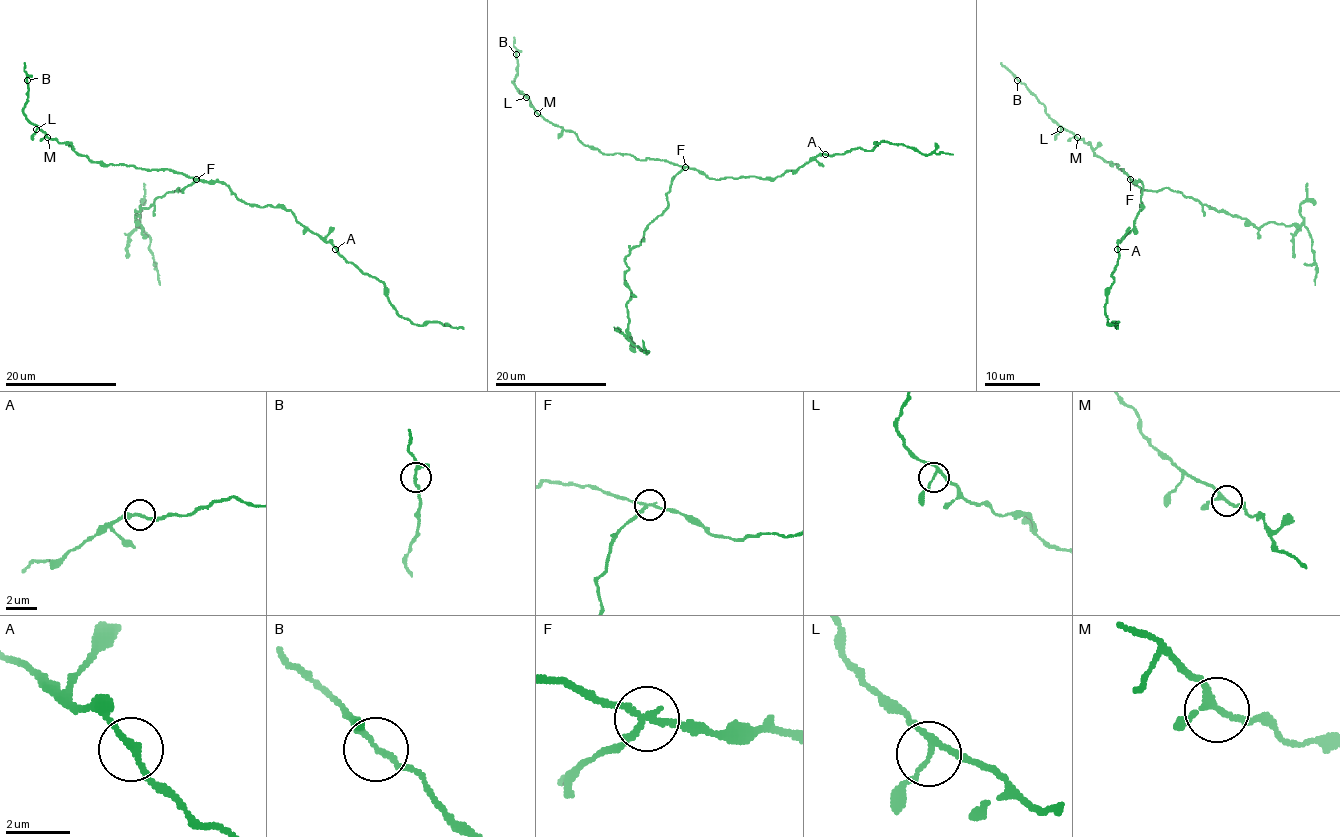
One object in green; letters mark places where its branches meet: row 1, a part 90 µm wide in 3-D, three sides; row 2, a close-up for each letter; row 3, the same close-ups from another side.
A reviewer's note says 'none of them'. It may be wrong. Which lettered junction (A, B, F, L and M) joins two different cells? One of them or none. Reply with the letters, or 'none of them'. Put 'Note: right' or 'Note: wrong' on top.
Note: wrong
F

